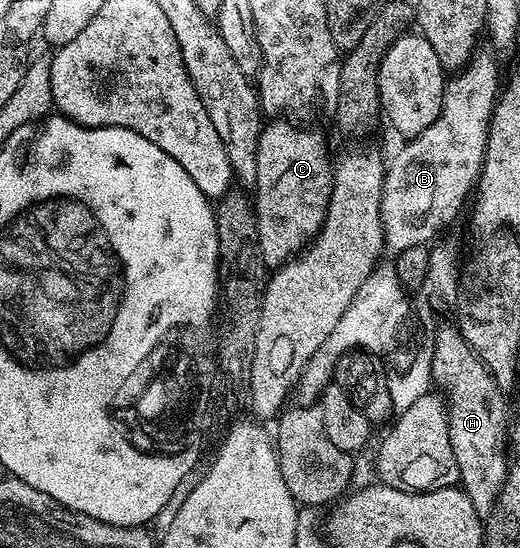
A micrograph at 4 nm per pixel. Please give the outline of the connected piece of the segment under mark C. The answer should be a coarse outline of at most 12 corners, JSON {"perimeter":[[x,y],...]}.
{"perimeter":[[272,120],[257,146],[264,264],[322,228],[333,159],[316,130]]}

